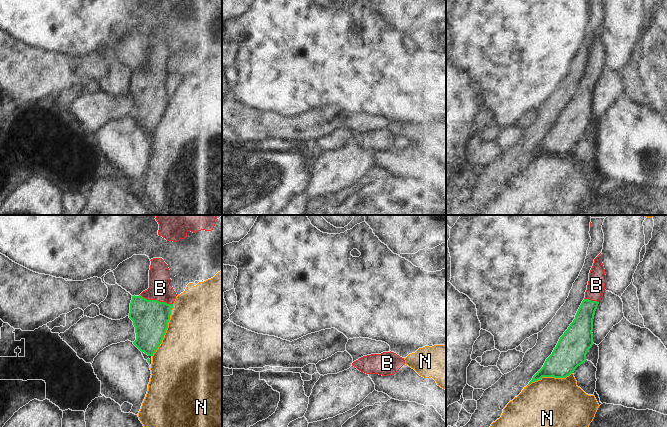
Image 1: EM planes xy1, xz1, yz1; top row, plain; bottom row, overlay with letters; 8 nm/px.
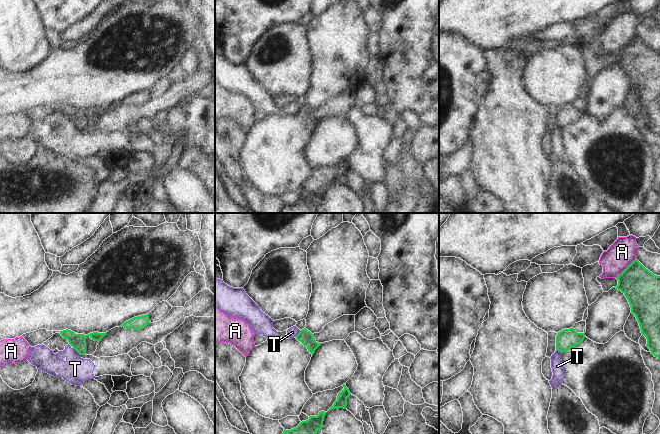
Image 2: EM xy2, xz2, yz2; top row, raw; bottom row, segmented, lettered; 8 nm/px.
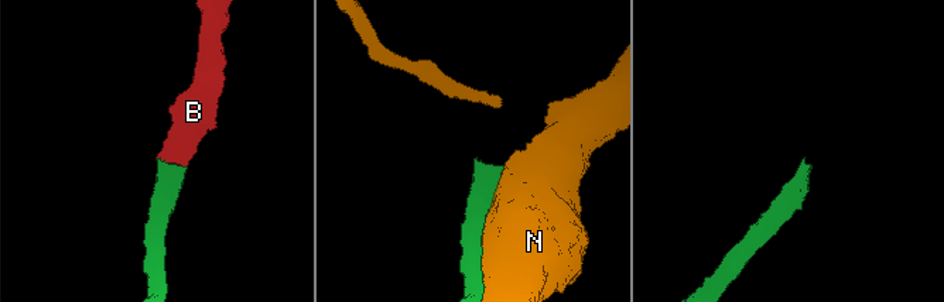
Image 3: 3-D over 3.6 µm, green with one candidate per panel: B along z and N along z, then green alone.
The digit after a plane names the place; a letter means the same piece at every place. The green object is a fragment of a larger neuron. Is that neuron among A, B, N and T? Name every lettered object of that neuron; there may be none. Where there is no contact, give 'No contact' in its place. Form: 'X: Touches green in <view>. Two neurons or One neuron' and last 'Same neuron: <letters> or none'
A: Touches green in yz2. Two neurons
B: Touches green in xy1. One neuron
N: Touches green in xy1. Two neurons
T: Touches green in xy2. Two neurons
Same neuron: B.

